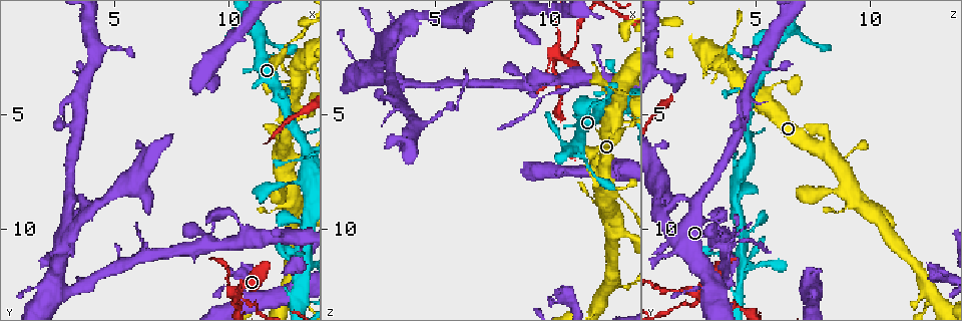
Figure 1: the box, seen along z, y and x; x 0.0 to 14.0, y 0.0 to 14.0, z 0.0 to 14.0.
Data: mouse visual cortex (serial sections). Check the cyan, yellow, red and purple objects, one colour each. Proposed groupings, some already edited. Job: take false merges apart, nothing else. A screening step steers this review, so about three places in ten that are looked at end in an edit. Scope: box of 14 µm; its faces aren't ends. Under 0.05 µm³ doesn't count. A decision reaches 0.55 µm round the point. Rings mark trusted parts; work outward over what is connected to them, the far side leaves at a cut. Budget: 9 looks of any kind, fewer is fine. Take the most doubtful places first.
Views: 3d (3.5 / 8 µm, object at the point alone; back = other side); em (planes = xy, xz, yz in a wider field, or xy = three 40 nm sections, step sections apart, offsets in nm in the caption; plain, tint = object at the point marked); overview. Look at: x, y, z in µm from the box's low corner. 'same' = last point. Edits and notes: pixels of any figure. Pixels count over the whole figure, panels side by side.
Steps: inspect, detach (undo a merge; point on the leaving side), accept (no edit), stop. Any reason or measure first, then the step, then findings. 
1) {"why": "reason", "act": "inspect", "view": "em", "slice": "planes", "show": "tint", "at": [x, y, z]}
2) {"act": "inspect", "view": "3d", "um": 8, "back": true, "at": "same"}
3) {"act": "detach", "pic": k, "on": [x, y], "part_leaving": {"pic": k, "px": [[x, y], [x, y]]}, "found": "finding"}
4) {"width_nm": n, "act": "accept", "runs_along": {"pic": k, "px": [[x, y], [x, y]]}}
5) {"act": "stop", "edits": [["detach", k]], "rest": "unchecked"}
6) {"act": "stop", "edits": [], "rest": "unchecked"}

{"why": "abrupt turn", "act": "inspect", "view": "3d", "um": 3.5, "back": true, "at": [10.2, 12.8, 2.4]}

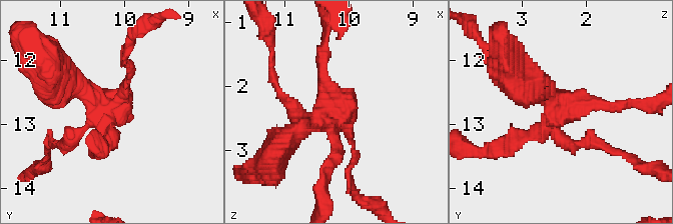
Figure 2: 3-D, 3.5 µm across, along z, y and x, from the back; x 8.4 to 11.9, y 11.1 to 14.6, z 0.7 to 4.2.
{"act": "inspect", "view": "em", "slice": "xy", "step": 5, "show": "plain", "at": [10.15, 12.75, 2.35]}

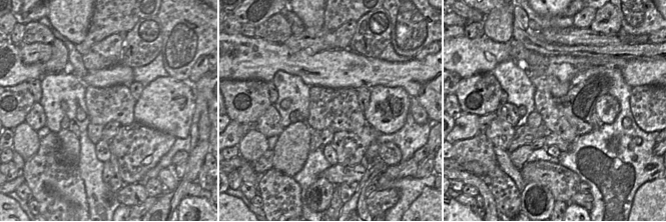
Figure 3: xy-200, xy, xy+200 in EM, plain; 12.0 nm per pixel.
{"why": "with the object marked", "act": "inspect", "view": "em", "slice": "xy", "step": 5, "show": "tint", "at": "same"}

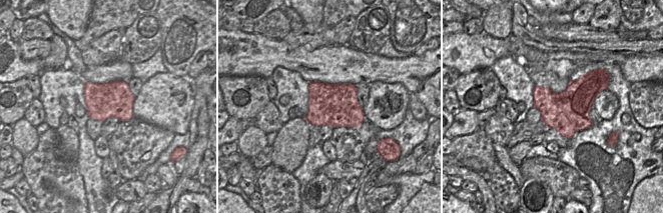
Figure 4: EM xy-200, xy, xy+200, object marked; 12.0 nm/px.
{"act": "detach", "pic": 2, "on": [290, 105], "found": "two cells meet here"}

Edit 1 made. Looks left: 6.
{"act": "inspect", "view": "overview"}

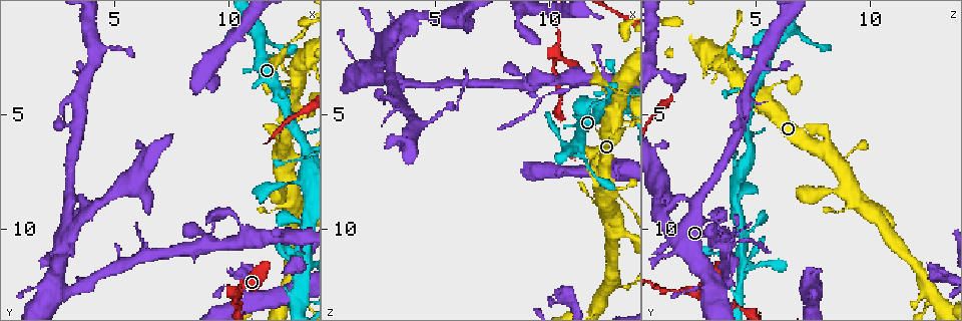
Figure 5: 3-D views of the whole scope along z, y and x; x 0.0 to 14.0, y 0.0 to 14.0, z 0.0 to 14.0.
{"why": "sharp bend", "act": "inspect", "view": "3d", "um": 3.5, "at": [12.5, 7.3, 8.9]}

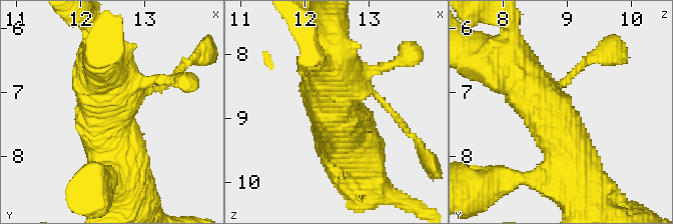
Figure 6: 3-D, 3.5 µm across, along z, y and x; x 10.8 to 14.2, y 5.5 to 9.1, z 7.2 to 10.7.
{"why": "now the EM", "act": "inspect", "view": "em", "slice": "xy", "step": 1, "show": "tint", "at": [12.50, 7.35, 8.90]}

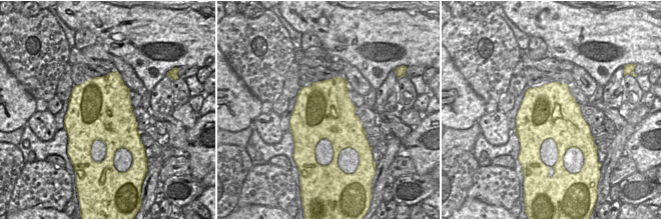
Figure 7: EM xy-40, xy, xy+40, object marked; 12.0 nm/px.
{"act": "accept", "runs_along": {"pic": 6, "px": [[497, 57], [553, 107], [581, 150]]}, "found": "all the same cell"}

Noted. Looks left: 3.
{"act": "inspect", "view": "3d", "um": 3.5, "at": [13.3, 11.1, 4.4]}

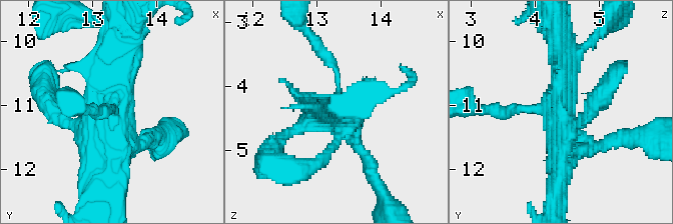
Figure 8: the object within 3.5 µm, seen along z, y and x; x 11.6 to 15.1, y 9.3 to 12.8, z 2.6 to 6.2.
{"why": "need the tissue", "act": "inspect", "view": "em", "slice": "xy", "step": 3, "show": "tint", "at": [13.35, 11.10, 4.40]}

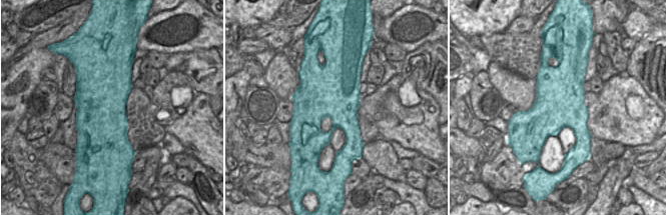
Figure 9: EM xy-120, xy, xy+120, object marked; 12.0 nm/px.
{"act": "inspect", "view": "em", "slice": "planes", "show": "tint", "at": "same"}

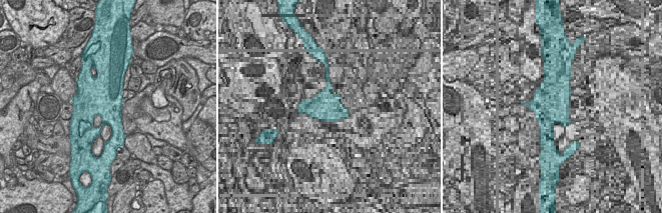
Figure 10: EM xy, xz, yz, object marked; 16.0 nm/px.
{"act": "accept", "runs_along": {"pic": 8, "px": [[125, 45], [119, 161], [110, 177]]}, "found": "all the same cell"}

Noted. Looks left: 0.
{"act": "stop", "edits": [["detach", 2]], "rest": "unchecked"}

